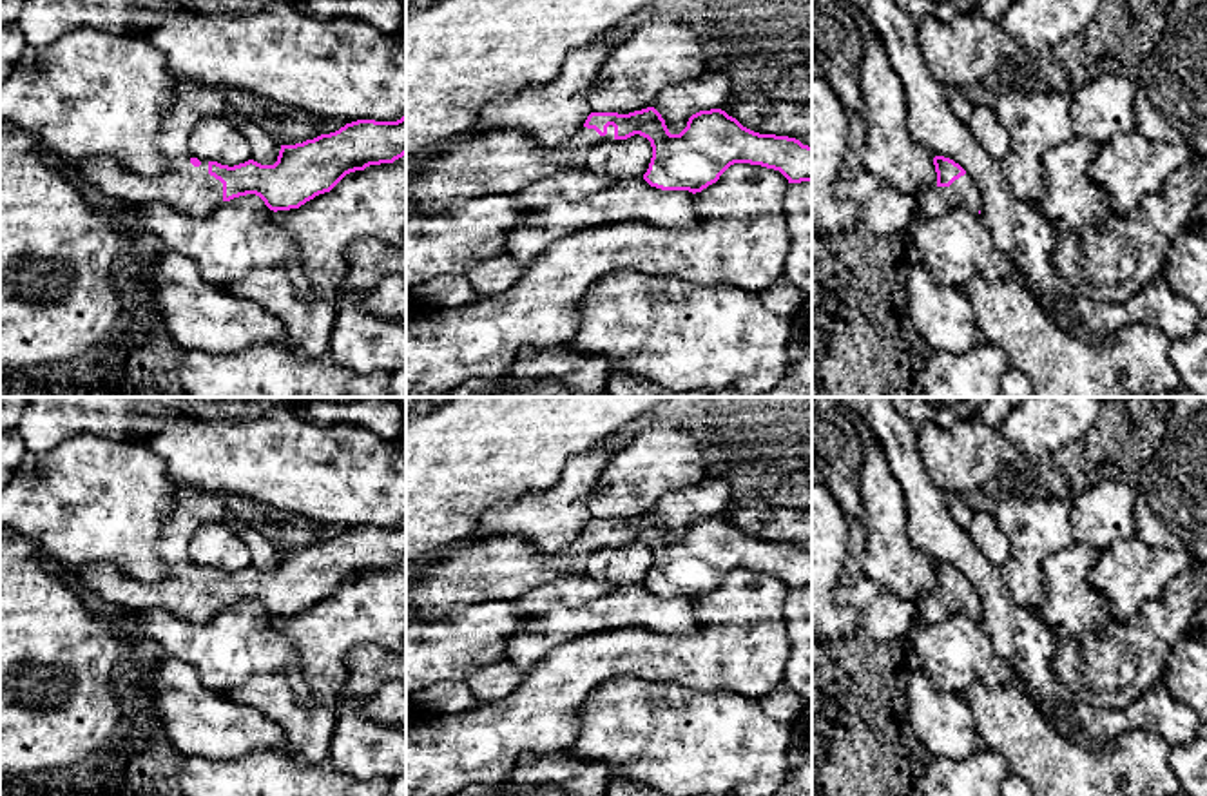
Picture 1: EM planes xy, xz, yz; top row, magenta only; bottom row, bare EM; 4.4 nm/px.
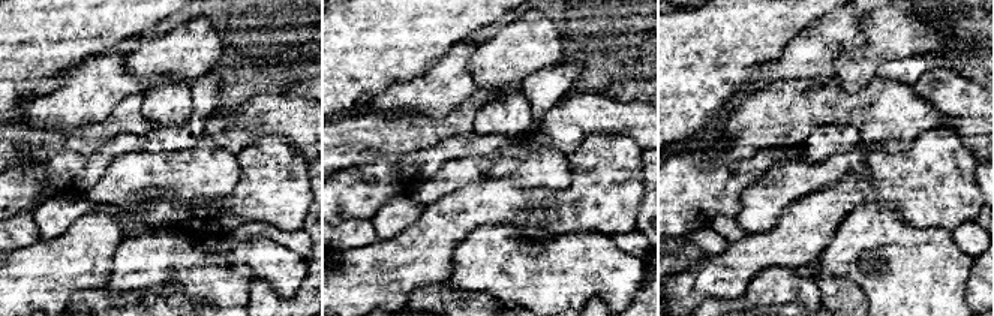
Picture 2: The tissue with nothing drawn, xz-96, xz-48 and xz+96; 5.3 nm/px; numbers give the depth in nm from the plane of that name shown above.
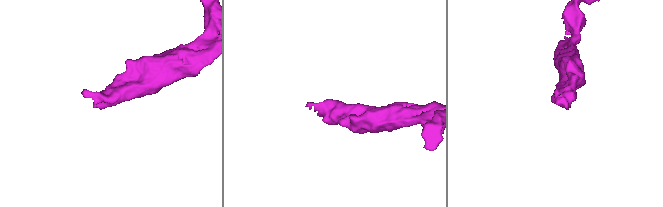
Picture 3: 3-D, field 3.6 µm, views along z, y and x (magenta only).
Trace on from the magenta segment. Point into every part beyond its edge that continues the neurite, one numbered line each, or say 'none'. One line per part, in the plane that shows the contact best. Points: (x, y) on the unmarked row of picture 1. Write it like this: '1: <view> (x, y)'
1: xz (504, 566)

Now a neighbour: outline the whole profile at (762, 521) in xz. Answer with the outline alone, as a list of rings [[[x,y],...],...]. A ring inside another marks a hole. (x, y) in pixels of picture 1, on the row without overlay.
[[[734,502],[725,506],[727,520],[759,540],[799,546],[812,553],[812,508],[783,508],[765,502]]]

